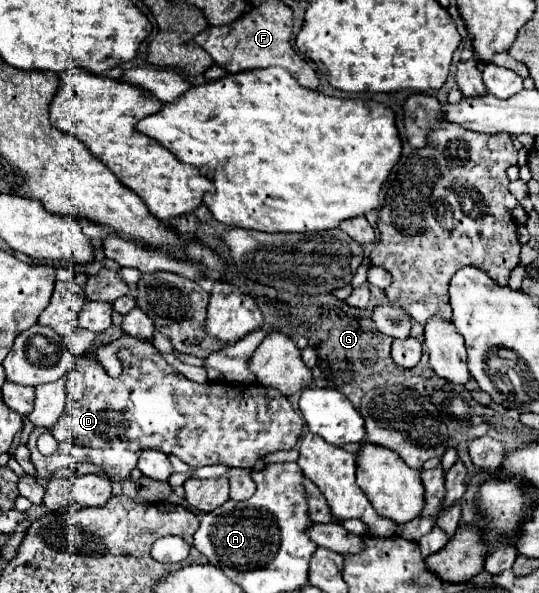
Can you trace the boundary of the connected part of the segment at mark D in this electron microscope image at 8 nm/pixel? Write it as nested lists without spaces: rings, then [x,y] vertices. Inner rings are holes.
[[[128,348],[118,352],[118,358],[122,360],[122,374],[112,378],[106,374],[106,370],[96,364],[88,362],[86,358],[76,360],[74,370],[70,372],[70,380],[66,382],[68,400],[62,416],[52,426],[52,436],[58,442],[58,450],[50,456],[42,456],[36,448],[38,436],[44,432],[44,428],[34,428],[28,440],[28,448],[32,454],[32,464],[36,468],[36,480],[42,488],[48,490],[48,480],[54,472],[62,468],[72,468],[74,464],[80,464],[84,460],[100,466],[112,480],[126,480],[130,478],[130,472],[136,468],[140,450],[154,448],[164,454],[174,454],[182,462],[186,462],[190,468],[198,466],[210,466],[210,464],[224,464],[228,468],[240,468],[240,470],[252,470],[254,464],[276,450],[292,450],[302,436],[302,418],[292,408],[286,396],[272,388],[262,388],[256,384],[224,384],[224,382],[206,382],[196,384],[182,374],[178,374],[160,354],[152,358],[140,358],[134,356]],[[190,400],[192,408],[186,412],[184,402]]]

